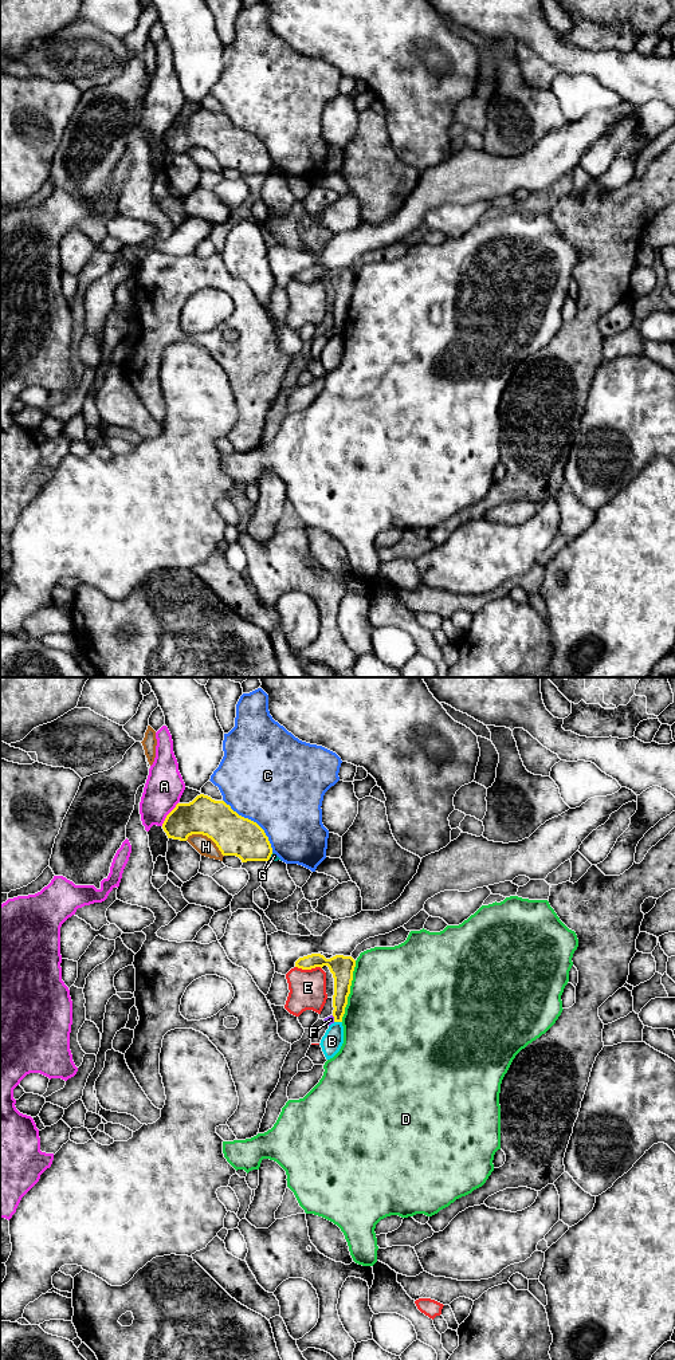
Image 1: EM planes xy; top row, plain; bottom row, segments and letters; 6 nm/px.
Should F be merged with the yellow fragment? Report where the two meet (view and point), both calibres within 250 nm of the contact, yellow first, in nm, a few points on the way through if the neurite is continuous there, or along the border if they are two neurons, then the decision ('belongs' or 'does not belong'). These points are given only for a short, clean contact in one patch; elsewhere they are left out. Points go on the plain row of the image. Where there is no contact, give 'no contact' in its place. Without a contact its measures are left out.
contact xy (334, 331); calibres 110 and 50 nm; border xy (332, 329), (334, 334); does not belong

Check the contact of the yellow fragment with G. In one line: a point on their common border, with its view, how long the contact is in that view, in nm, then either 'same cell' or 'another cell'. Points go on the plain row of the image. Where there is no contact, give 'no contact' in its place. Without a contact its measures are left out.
contact xy (270, 169); length 50 nm; another cell

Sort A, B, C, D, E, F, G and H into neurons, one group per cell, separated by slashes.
A / B / C / D / E / F / G / H

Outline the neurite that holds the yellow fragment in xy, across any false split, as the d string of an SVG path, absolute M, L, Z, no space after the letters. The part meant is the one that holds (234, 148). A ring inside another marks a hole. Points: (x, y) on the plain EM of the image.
M200 107L189 117L177 117L166 129L162 142L168 152L187 154L192 148L203 148L211 152L223 169L236 169L242 176L268 174L272 161L264 144L254 134L239 129L224 114L215 114Z

